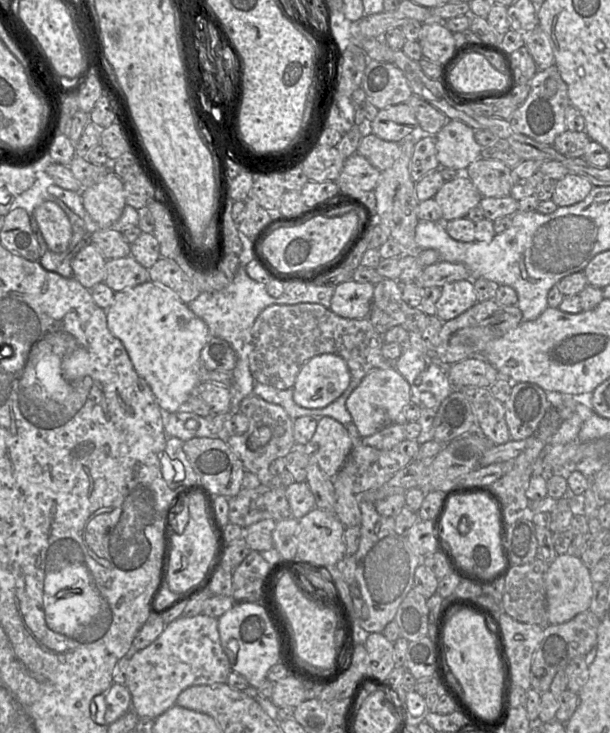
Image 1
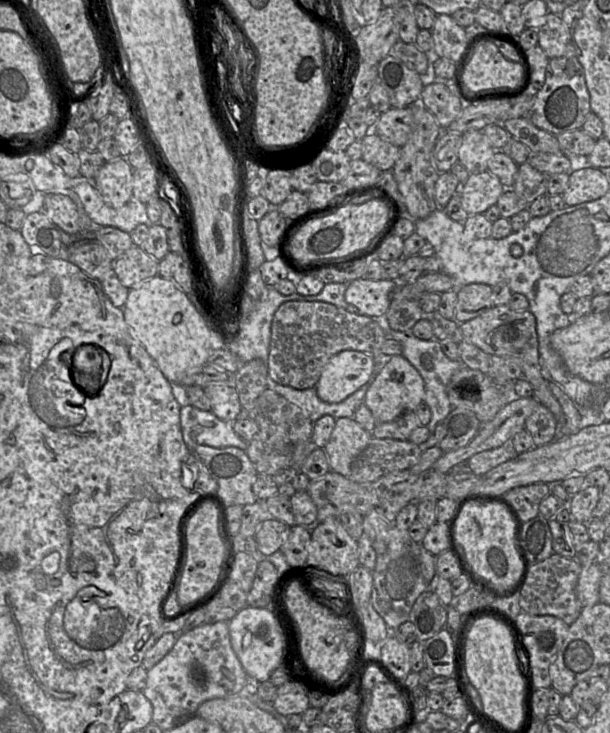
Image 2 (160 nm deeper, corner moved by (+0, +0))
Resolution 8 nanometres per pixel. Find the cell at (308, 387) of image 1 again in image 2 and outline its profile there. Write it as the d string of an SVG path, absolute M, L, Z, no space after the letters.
M345 350L332 356L323 367L315 386L318 397L338 403L373 379L375 359L361 351Z

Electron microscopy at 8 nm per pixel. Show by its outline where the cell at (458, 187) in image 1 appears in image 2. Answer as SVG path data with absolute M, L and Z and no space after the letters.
M488 170L471 173L468 179L460 184L460 195L463 208L468 215L483 214L506 190L499 178Z

